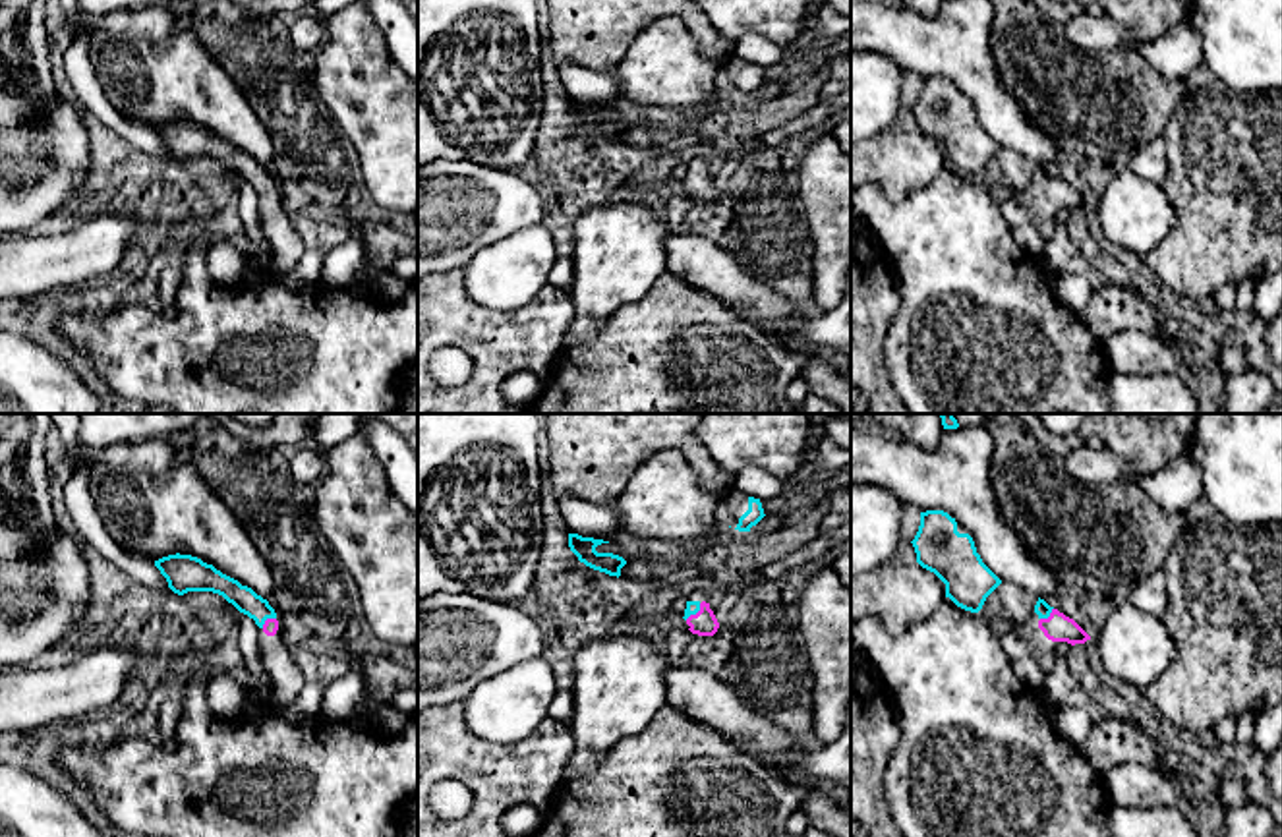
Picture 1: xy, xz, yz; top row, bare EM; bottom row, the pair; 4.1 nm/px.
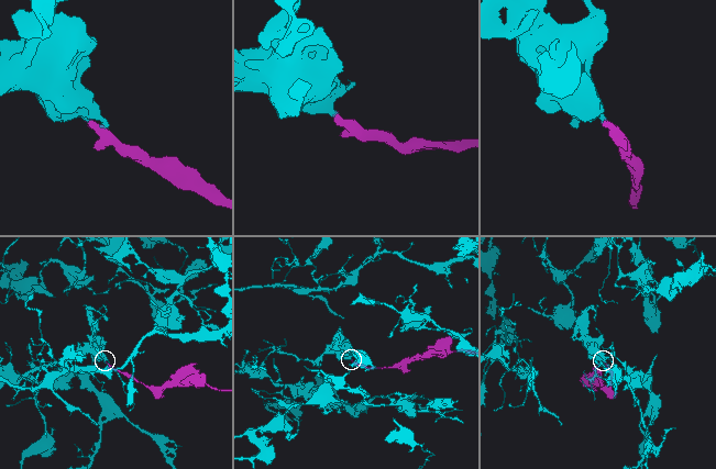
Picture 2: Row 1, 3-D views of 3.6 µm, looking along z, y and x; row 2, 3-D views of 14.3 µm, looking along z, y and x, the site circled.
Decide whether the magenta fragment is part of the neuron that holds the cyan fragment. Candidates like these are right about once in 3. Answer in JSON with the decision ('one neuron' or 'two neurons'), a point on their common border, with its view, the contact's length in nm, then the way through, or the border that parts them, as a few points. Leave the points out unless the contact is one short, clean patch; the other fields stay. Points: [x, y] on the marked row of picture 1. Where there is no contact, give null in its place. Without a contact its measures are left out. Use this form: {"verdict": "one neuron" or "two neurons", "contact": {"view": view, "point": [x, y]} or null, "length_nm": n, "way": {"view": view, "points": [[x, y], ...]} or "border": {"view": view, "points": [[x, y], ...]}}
{"verdict": "one neuron", "contact": {"view": "xy", "point": [267, 617]}, "length_nm": 80, "way": {"view": "xy", "points": [[242, 598], [267, 617], [271, 625]]}}

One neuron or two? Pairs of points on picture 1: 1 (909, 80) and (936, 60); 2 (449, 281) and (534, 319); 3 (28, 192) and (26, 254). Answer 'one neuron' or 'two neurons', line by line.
1: two neurons
2: one neuron
3: two neurons

